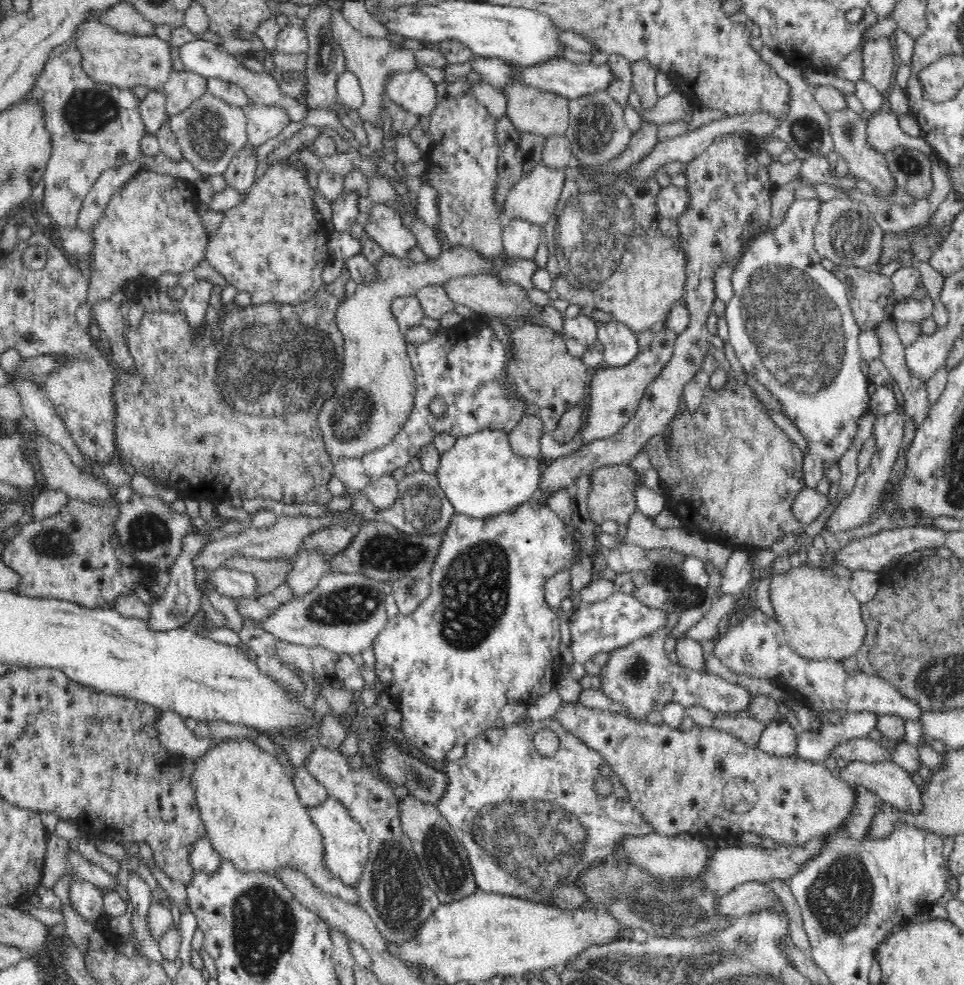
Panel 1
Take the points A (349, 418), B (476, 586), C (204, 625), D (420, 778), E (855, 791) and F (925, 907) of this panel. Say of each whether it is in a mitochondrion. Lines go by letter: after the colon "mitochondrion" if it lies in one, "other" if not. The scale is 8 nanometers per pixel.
A: mitochondrion
B: mitochondrion
C: other
D: mitochondrion
E: other
F: other

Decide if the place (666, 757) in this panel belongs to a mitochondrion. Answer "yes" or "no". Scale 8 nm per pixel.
no

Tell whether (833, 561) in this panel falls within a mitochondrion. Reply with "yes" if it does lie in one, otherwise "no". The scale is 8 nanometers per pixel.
no

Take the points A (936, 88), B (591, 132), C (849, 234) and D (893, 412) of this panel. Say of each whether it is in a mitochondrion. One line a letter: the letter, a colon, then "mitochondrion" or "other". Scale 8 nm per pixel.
A: other
B: mitochondrion
C: mitochondrion
D: other

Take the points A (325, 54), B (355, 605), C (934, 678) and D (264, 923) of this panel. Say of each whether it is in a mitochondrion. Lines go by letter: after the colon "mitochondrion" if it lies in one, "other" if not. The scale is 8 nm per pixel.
A: mitochondrion
B: mitochondrion
C: mitochondrion
D: mitochondrion

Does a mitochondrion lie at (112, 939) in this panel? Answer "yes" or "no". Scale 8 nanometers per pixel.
no

